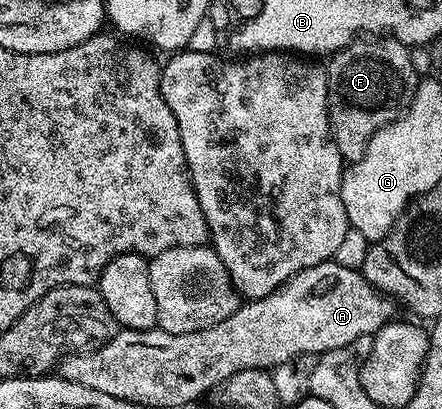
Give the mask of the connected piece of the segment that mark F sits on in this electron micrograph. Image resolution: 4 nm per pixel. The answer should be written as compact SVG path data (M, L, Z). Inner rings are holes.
M390 36L356 40L330 55L328 62L325 69L331 137L348 163L357 162L367 151L371 137L407 111L421 78L410 63L408 47Z

